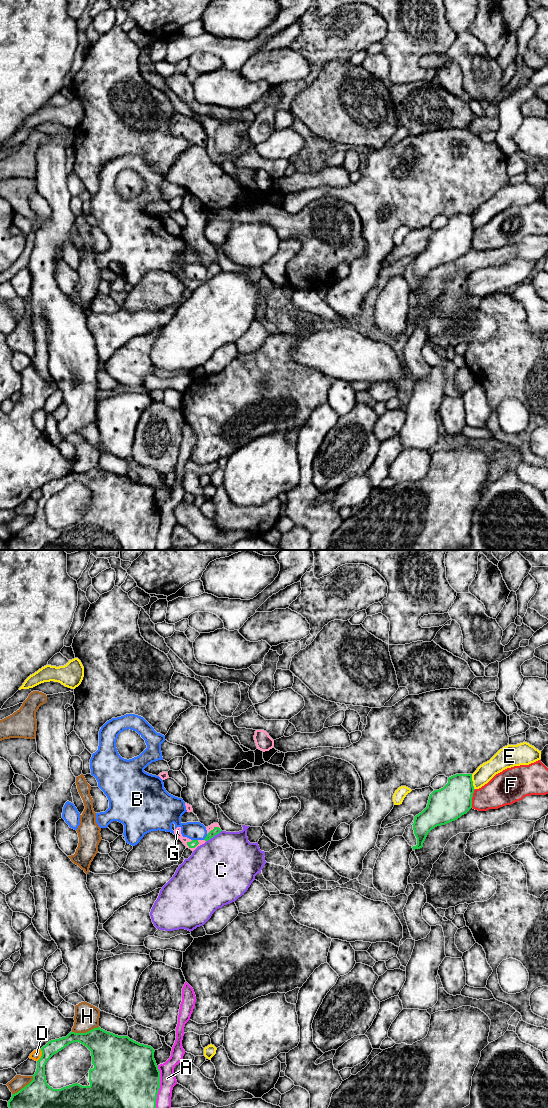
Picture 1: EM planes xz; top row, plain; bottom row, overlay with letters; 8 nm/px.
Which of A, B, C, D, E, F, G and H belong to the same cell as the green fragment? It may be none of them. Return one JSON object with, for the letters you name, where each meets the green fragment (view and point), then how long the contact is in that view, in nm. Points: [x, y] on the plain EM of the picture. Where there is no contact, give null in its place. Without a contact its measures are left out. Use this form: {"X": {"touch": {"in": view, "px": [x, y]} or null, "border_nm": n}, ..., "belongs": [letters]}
{"G": {"touch": {"in": "xz", "px": [192, 287]}, "border_nm": 110}, "belongs": ["G"]}

